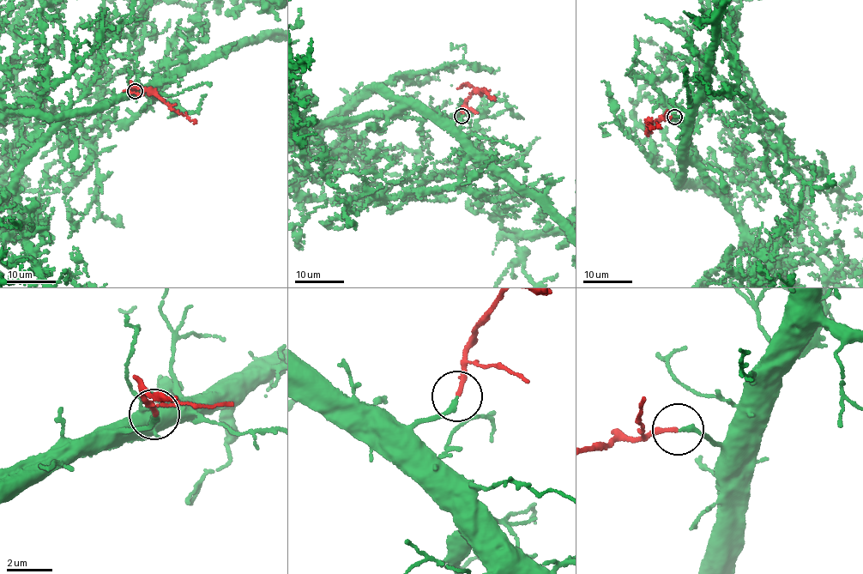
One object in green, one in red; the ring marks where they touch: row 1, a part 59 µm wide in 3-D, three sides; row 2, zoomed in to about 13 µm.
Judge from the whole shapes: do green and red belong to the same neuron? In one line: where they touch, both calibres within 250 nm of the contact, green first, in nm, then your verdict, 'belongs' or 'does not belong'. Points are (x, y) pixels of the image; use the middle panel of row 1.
(461, 116) | 220/180 nm | belongs

